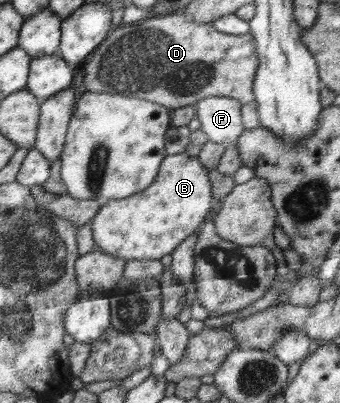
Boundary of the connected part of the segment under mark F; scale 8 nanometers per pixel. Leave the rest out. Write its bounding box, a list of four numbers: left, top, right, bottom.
[195,95,246,143]

